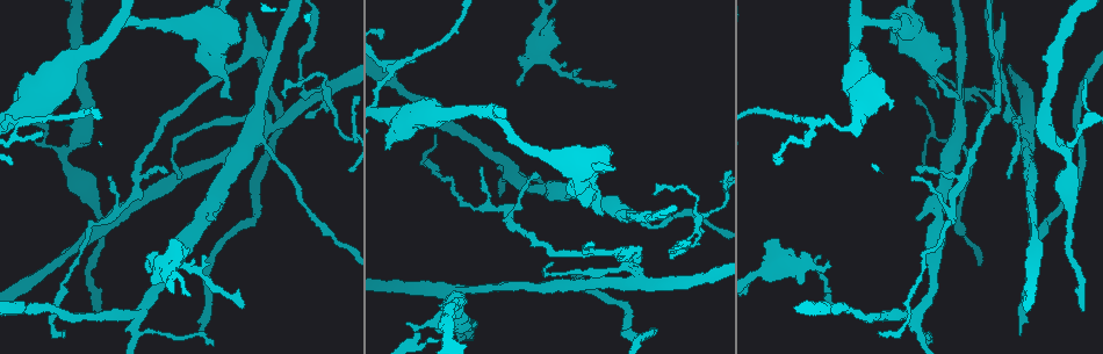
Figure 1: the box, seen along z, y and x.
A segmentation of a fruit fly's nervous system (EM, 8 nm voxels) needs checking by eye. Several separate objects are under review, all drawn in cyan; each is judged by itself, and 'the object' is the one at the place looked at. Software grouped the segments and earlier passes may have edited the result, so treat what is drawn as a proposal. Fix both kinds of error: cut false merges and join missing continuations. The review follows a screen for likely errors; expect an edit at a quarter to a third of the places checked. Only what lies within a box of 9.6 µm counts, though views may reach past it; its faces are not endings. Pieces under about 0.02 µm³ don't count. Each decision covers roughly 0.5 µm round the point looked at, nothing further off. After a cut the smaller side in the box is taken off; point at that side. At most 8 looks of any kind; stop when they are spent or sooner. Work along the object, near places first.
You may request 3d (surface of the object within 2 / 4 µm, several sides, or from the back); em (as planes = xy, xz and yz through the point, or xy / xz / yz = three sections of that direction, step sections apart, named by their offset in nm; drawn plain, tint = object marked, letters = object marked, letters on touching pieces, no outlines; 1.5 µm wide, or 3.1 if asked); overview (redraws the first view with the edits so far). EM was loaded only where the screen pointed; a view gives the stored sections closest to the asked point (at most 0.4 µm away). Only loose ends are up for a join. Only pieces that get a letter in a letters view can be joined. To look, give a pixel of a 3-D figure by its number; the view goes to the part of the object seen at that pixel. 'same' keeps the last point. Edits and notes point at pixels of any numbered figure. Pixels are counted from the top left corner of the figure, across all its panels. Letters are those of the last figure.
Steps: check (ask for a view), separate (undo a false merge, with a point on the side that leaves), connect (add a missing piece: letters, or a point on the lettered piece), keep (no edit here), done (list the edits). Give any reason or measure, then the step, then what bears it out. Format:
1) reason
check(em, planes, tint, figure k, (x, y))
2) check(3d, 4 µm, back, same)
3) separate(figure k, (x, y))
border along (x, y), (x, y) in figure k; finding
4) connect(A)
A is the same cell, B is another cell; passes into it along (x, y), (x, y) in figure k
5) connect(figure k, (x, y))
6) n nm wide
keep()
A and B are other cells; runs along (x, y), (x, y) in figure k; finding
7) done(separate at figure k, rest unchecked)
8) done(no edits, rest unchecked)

sharp bend
check(em, planes, letters, figure 1, (813, 121))

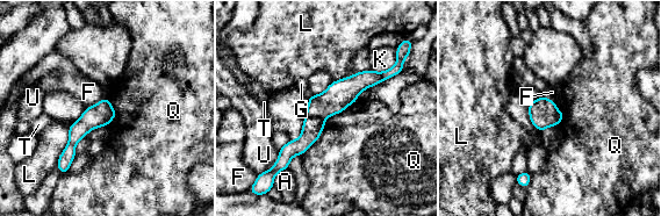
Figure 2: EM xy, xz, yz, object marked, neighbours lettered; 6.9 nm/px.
Q touches over 550 nm
separate(figure 2, (339, 94))
A, F, G, K, L, Q, T and U are other cells; the part that leaves runs along (386, 76), (360, 80), (308, 114) in figure 2; a second neuron is stuck on

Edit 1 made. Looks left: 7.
calibre changes
check(3d, 2 µm, figure 1, (415, 337))

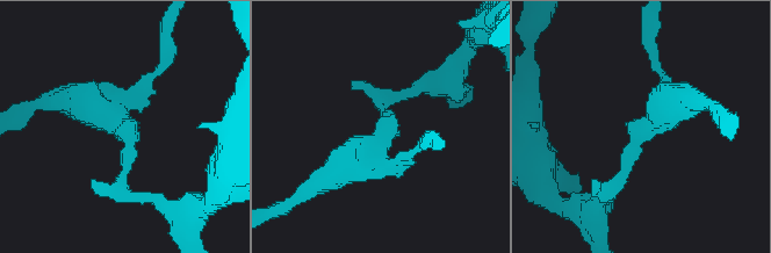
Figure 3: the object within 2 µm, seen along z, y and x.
check(em, planes, letters, figure 3, (645, 131))

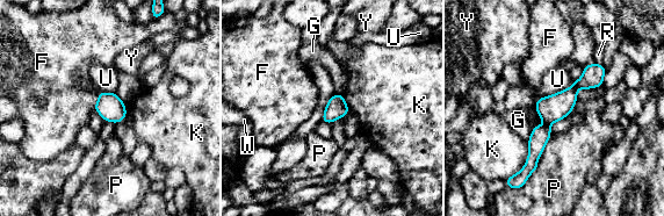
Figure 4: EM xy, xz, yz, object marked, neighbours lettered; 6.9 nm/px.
U touches over 320 nm
separate(figure 4, (553, 108))
F, G, K, P, R, U, W and Y are other cells; border along (546, 123), (549, 124) in figure 4; two neurons meet here

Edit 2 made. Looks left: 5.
thin end
check(em, planes, letters, figure 1, (1019, 335))

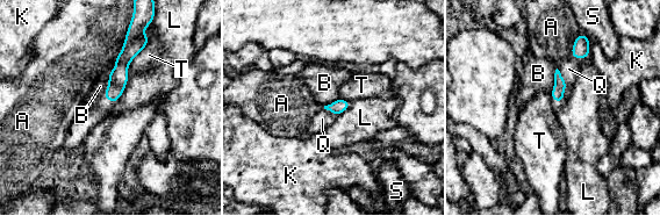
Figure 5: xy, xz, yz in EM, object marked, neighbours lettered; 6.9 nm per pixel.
connect(Q)
Q is the same cell, A, B, K, L, S and T are other cells; passes into it along (557, 94), (561, 77), (568, 69) in figure 5; it goes on there

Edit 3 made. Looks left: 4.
done(separate at figure 2, separate at figure 4, connect at figure 5, rest unchecked)

